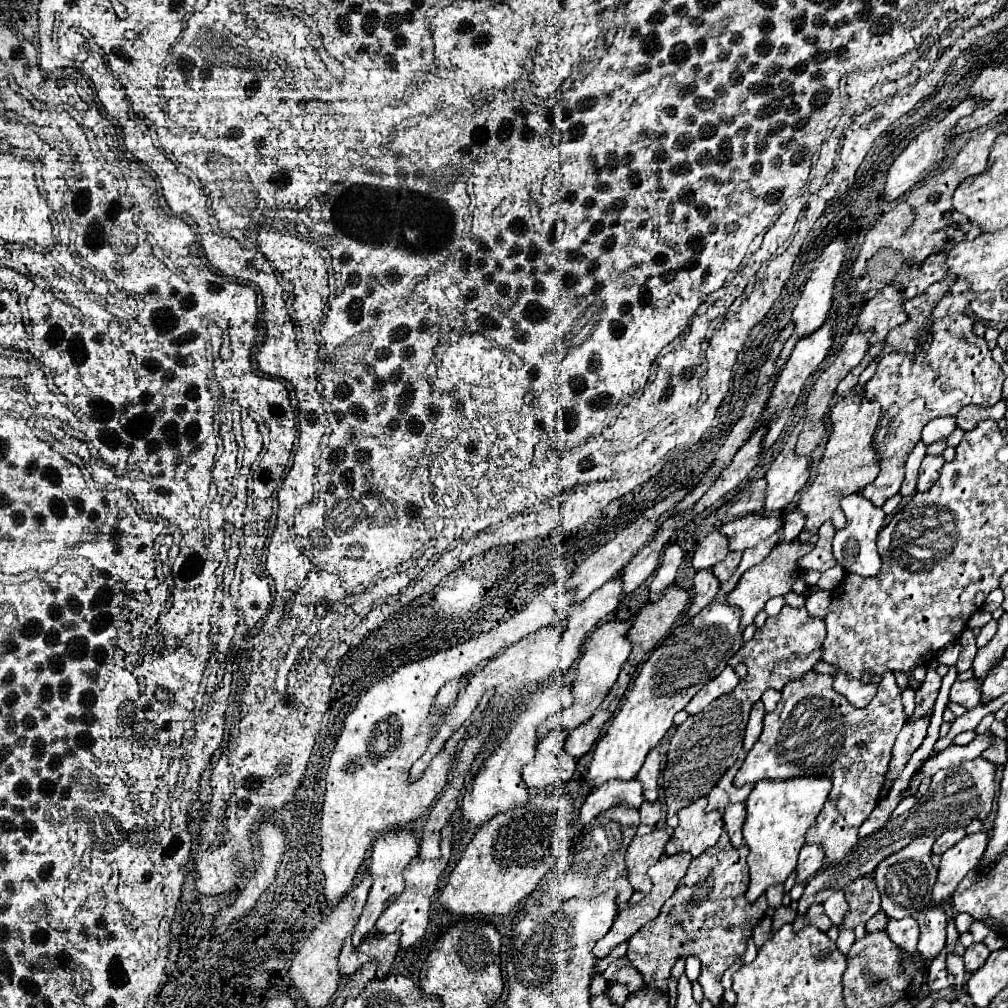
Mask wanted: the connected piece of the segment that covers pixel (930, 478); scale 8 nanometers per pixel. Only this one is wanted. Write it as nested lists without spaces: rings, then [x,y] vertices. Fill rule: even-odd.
[[[927,455],[921,463],[921,469],[919,469],[919,483],[917,483],[917,491],[927,491],[937,479],[939,479],[939,473],[941,473],[941,467],[943,467],[943,457],[939,455]]]

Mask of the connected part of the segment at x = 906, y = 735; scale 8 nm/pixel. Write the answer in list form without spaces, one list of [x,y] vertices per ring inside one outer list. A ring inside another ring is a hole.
[[[923,717],[923,719],[915,721],[915,723],[905,723],[905,727],[901,729],[901,733],[899,733],[899,737],[895,741],[895,747],[893,747],[893,757],[891,757],[889,771],[885,775],[881,797],[887,797],[887,793],[891,789],[891,783],[899,777],[899,773],[905,769],[911,755],[923,743],[923,739],[927,735],[927,727],[929,727],[929,717]]]

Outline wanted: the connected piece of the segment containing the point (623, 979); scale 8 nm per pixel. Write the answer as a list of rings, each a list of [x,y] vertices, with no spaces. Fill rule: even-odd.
[[[623,967],[617,971],[619,983],[625,983],[631,993],[637,993],[643,987],[643,977],[635,967]]]

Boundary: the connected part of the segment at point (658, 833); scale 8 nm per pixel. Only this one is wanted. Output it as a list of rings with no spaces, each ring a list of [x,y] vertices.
[[[655,829],[653,833],[635,837],[631,841],[625,855],[625,865],[629,871],[629,881],[635,891],[641,893],[651,891],[651,879],[647,877],[647,869],[661,859],[667,841],[669,841],[669,833],[665,829]]]

